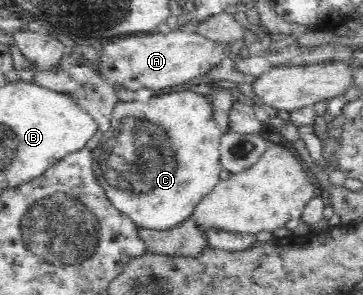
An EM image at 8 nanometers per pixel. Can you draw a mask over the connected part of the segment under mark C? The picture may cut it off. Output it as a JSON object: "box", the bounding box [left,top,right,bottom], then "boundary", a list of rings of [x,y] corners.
{"box":[93,88,221,230],"boundary":[[[188,88],[153,95],[150,102],[119,101],[112,113],[111,128],[104,133],[100,148],[93,152],[94,172],[113,206],[130,216],[137,226],[169,230],[192,217],[196,206],[221,180],[221,138],[214,118],[214,105],[209,95],[194,93]]]}

